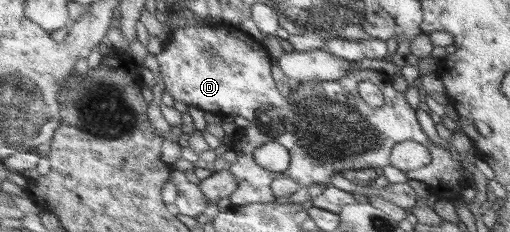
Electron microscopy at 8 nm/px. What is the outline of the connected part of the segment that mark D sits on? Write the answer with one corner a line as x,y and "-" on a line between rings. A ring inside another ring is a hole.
183,25
172,32
172,38
155,57
159,63
162,80
165,82
165,89
173,100
181,101
187,106
193,106
212,114
221,112
231,116
241,115
249,121
249,126
244,128
244,135
235,141
236,161
229,168
239,183
239,188
230,197
231,206
275,202
276,197
272,193
271,185
281,176
289,177
299,183
300,187
308,188
313,183
329,186
331,177
343,170
367,171
373,169
379,172
381,168
391,165
393,149
395,145
403,143
403,141
415,141
415,143
421,143
430,149
431,164
413,171
408,176
426,184
430,193
448,199
456,199
460,197
461,191
472,186
463,174
464,168
458,156
427,139
427,135
423,133
423,129
417,121
416,109
409,103
406,95
391,83
391,79
385,72
370,69
358,70
350,72
340,81
302,83
297,89
291,91
288,97
283,97
273,81
271,59
269,59
269,53
263,49
263,45
261,47
259,47
259,43
251,45
237,37
237,49
235,49
235,37
224,26
-
361,81
370,81
378,85
385,99
382,106
371,107
363,101
357,90
-
271,141
281,143
291,153
291,164
287,171
281,174
263,169
261,165
255,163
253,157
255,150

